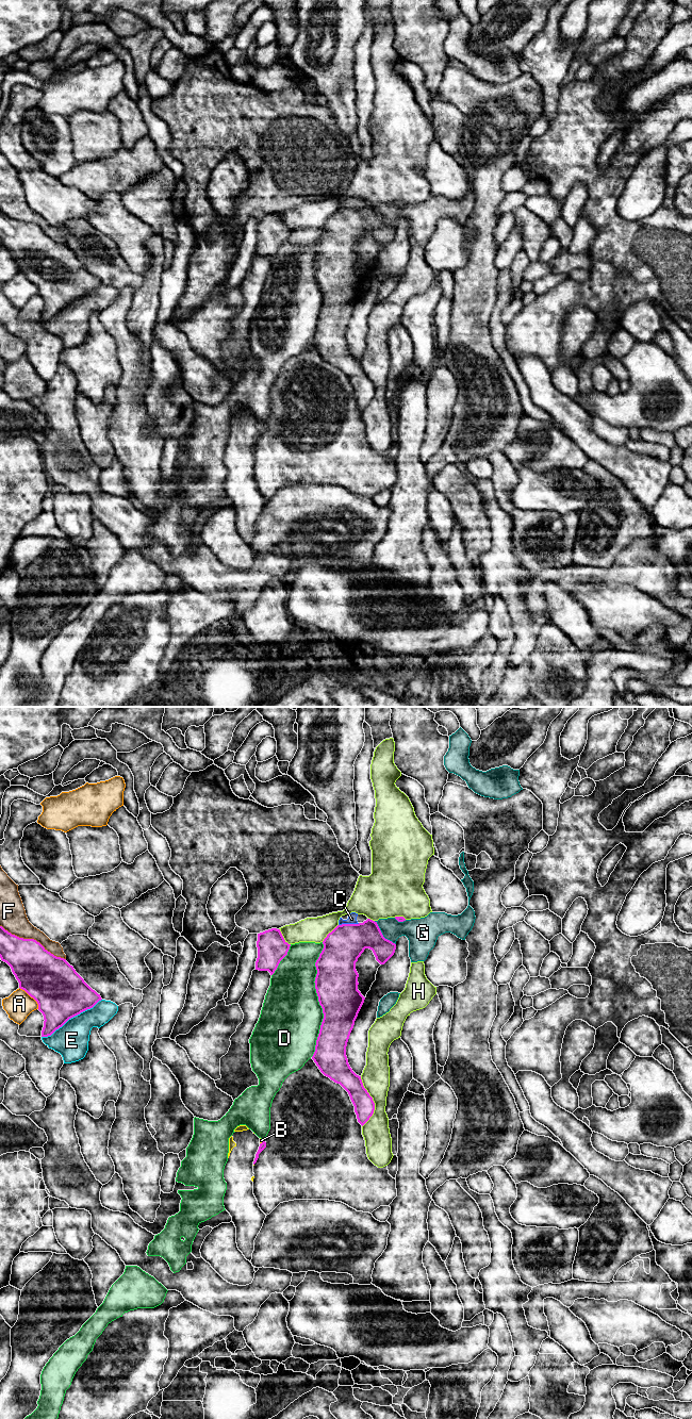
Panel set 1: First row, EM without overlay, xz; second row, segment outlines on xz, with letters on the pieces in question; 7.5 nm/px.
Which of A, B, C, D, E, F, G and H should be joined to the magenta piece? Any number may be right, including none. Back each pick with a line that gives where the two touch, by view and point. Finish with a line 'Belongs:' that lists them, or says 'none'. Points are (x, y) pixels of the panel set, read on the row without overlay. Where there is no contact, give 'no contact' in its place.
Belongs: none

